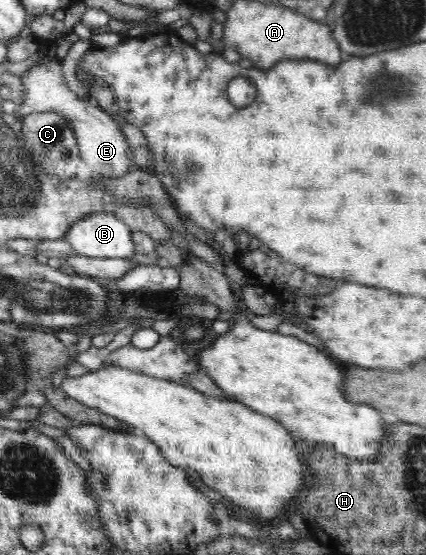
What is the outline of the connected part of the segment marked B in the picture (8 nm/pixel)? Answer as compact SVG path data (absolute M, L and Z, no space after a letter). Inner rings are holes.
M113 212L85 215L65 236L75 253L87 257L130 258L136 251L131 228Z

